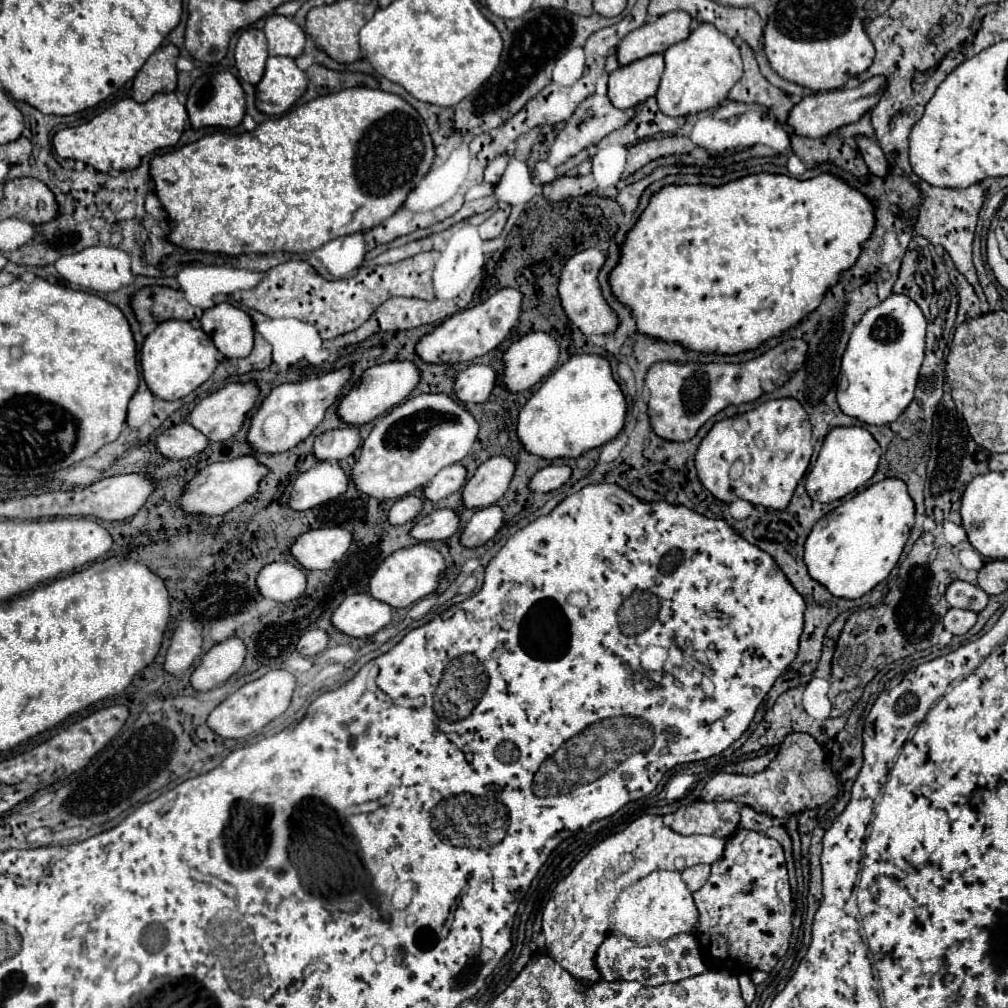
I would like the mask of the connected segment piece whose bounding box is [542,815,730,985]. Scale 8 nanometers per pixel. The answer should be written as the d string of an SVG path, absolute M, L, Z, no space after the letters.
M642 815L622 833L600 841L582 857L570 875L556 885L550 901L544 907L542 933L548 955L582 983L596 983L600 977L594 969L594 949L598 949L598 945L602 945L602 937L608 937L610 933L610 909L614 907L618 893L658 869L684 871L686 867L694 867L698 863L712 865L724 855L728 839L730 837L712 835L684 837L666 827L662 817Z

